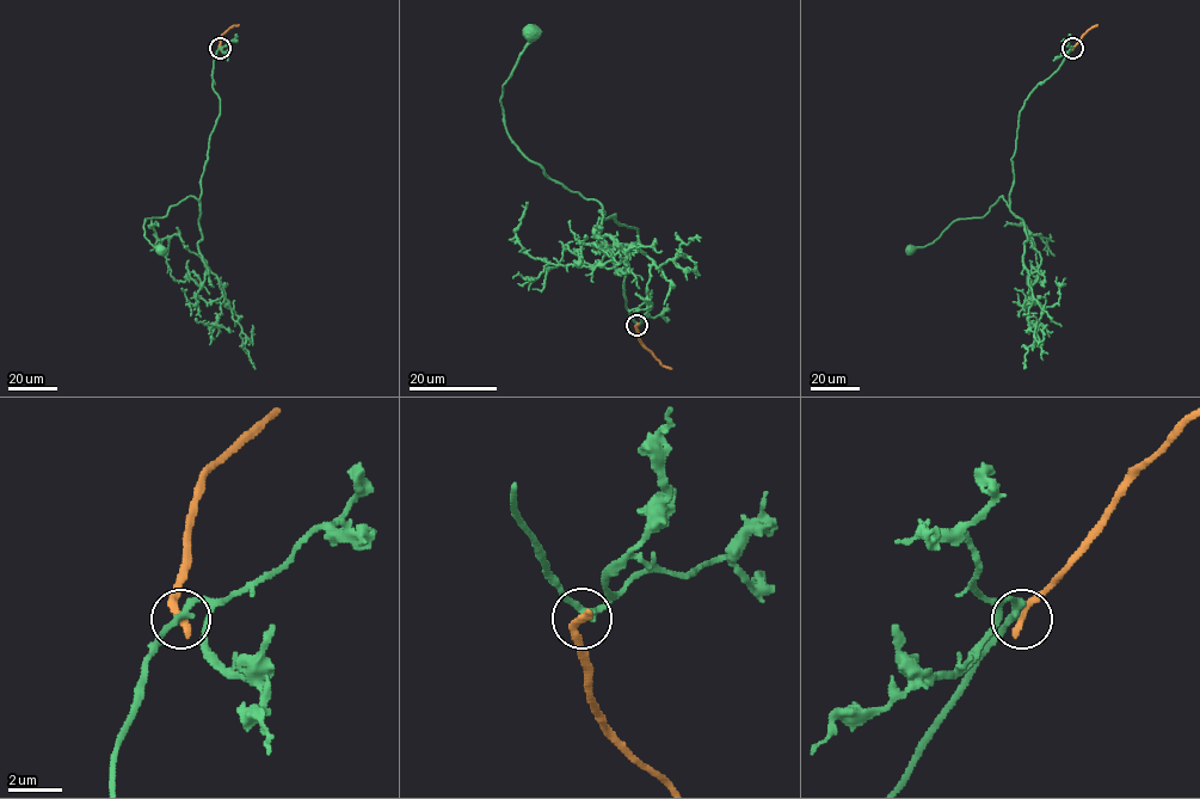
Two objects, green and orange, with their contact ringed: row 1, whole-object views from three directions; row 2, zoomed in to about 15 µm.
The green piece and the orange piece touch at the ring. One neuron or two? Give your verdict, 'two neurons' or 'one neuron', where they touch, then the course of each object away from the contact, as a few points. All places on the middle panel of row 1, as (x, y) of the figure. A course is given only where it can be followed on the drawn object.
two neurons; at (637, 325); green runs (638, 324), (625, 296), (638, 228), (551, 179), (505, 128), (502, 85), (533, 32); orange runs (638, 324), (639, 340), (663, 366), (671, 368)

